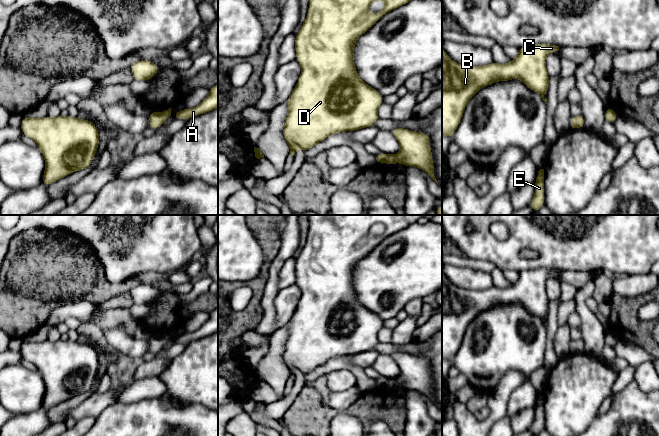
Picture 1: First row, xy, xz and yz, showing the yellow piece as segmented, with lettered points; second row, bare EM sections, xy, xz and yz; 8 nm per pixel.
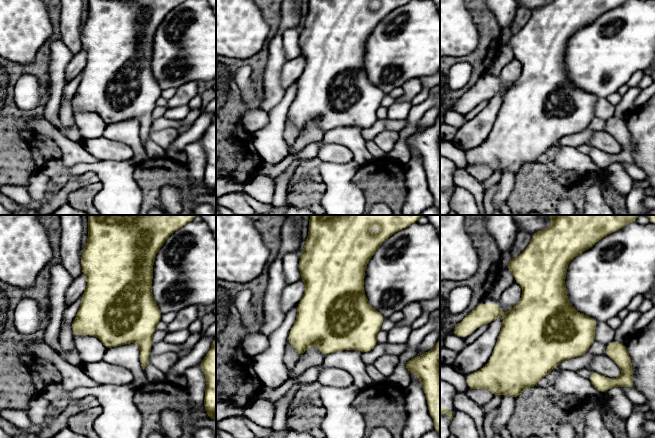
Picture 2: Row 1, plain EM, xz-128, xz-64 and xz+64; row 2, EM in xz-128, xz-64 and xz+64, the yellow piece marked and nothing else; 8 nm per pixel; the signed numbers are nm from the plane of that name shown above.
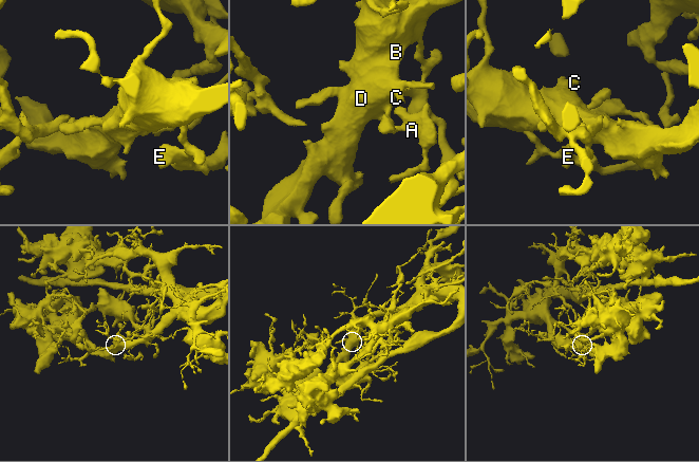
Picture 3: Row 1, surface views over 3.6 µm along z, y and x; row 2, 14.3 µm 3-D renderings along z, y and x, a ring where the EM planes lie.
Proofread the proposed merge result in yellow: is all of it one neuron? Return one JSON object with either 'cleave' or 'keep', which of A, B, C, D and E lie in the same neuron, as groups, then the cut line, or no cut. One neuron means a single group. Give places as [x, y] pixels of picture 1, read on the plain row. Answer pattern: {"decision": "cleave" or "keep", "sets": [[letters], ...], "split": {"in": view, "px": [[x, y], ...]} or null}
{"decision": "keep", "sets": [["A", "B", "C", "D", "E"]], "split": null}

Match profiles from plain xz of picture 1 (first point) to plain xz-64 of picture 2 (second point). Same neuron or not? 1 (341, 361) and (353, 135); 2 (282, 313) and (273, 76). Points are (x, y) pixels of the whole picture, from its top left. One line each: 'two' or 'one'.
1: one
2: two

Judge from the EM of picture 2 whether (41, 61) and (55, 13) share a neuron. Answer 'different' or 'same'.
same

